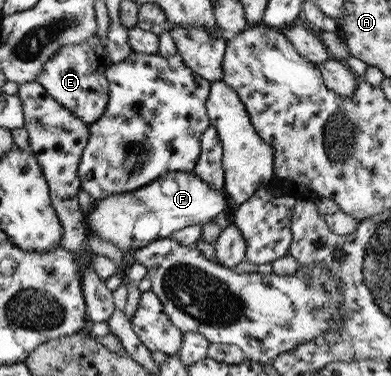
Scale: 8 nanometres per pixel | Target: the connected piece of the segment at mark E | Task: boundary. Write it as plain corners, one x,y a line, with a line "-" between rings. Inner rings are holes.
93,35
80,45
67,45
51,57
38,74
37,83
46,89
64,109
73,113
87,124
98,121
103,116
108,103
108,80
106,68
111,64
99,35

